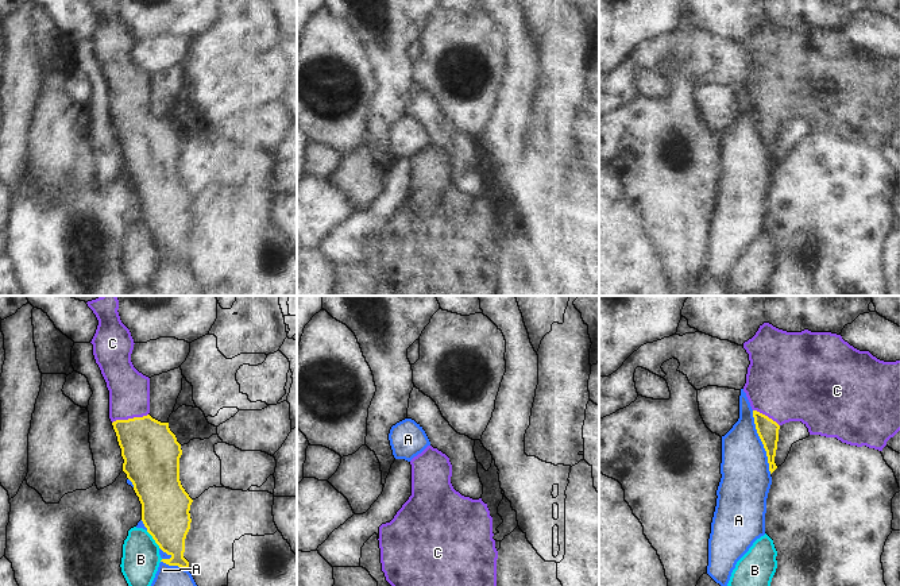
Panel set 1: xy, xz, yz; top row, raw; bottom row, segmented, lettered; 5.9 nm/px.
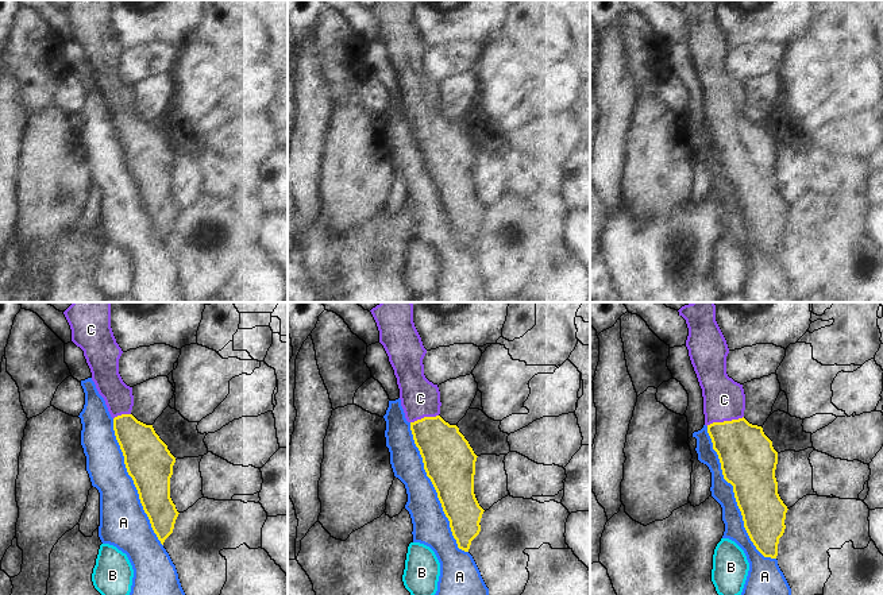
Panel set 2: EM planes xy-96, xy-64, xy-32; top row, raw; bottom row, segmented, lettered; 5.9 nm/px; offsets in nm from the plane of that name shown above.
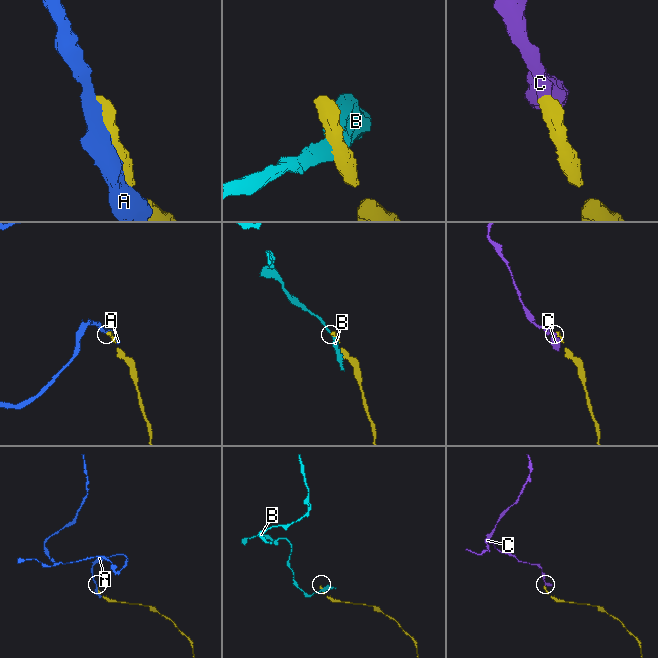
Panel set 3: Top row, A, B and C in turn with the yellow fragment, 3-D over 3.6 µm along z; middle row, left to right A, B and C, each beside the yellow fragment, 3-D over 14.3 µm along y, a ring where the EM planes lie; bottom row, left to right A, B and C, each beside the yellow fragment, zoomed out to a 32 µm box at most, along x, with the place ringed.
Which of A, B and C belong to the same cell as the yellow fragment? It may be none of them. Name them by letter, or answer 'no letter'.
C

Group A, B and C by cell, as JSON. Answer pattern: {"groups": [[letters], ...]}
{"groups": [["A"], ["B"], ["C"]]}

